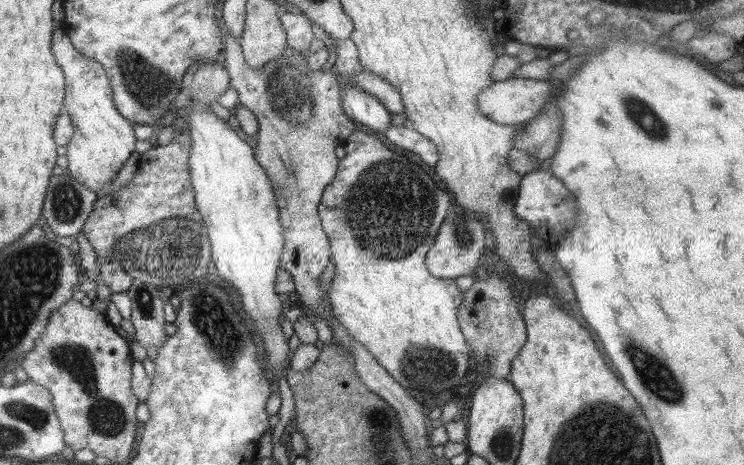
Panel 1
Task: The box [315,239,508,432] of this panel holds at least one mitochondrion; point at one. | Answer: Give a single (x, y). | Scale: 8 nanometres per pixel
(422, 363)

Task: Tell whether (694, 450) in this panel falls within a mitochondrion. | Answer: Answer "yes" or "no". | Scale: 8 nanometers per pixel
no

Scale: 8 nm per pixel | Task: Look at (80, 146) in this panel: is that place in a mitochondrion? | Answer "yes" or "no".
no

